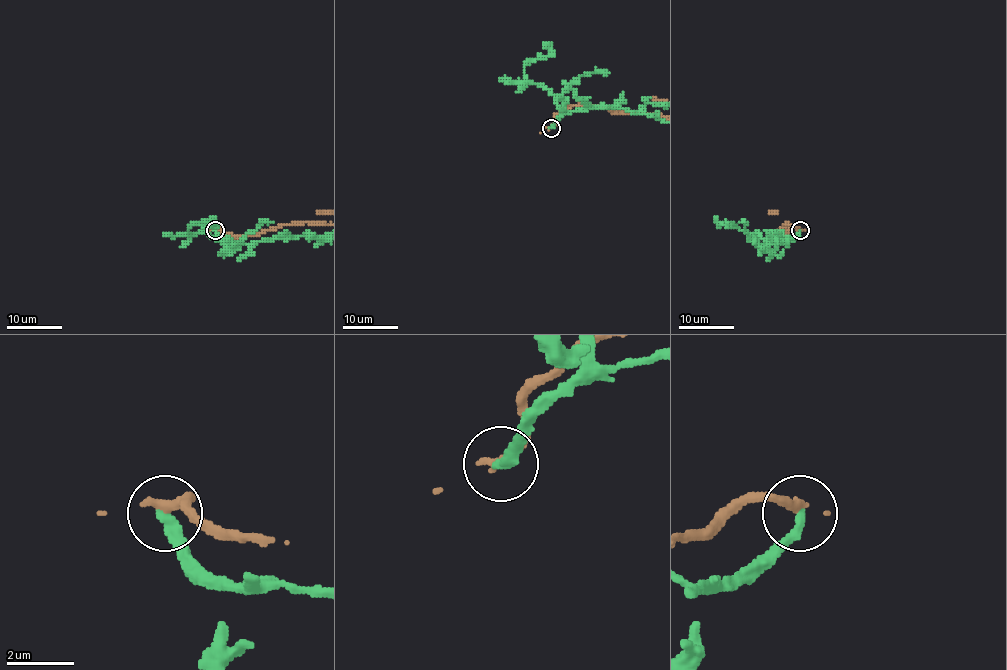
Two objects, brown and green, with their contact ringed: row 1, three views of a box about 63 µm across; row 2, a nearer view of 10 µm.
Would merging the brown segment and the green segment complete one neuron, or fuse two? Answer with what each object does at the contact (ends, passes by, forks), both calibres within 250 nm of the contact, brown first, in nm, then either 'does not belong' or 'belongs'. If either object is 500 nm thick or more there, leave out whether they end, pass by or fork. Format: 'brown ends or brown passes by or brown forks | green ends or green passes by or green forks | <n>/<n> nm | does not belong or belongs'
brown ends | green ends | 320/320 nm | does not belong

